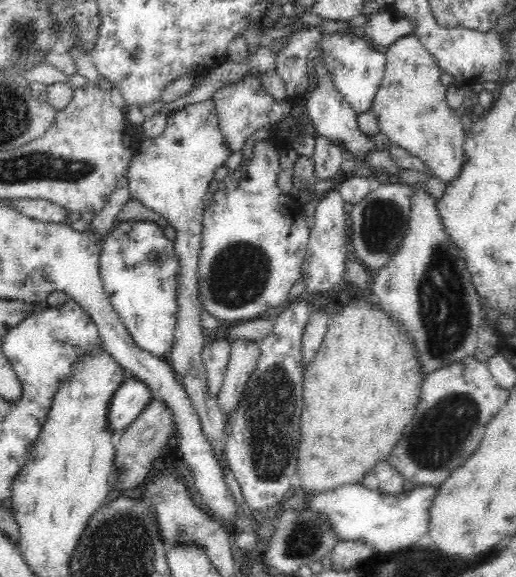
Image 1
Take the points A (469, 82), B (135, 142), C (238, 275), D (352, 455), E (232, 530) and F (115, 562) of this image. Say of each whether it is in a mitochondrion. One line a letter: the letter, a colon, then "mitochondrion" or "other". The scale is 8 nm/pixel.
A: other
B: other
C: mitochondrion
D: other
E: other
F: mitochondrion

